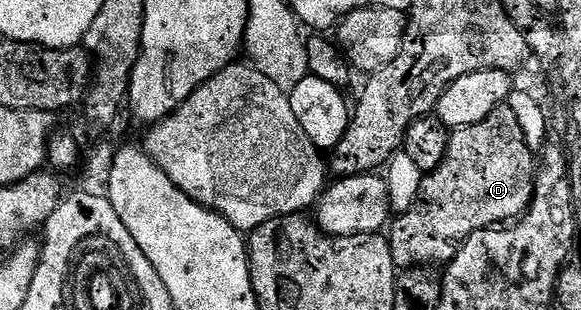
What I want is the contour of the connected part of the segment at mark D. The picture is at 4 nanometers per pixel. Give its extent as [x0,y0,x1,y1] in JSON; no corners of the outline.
[388,104,536,271]

